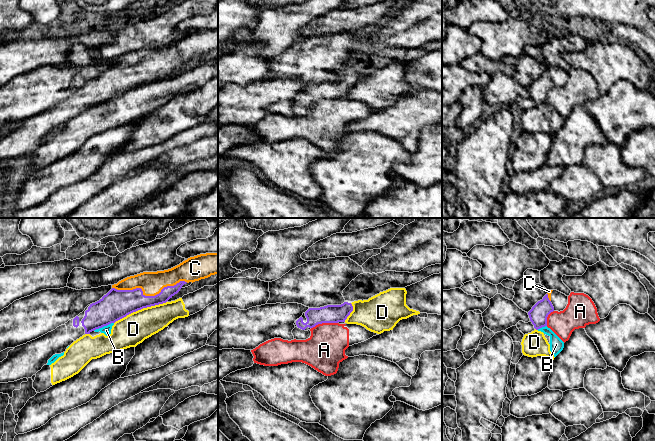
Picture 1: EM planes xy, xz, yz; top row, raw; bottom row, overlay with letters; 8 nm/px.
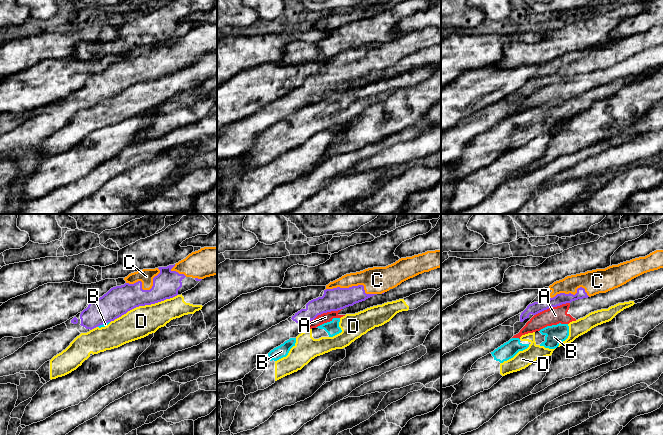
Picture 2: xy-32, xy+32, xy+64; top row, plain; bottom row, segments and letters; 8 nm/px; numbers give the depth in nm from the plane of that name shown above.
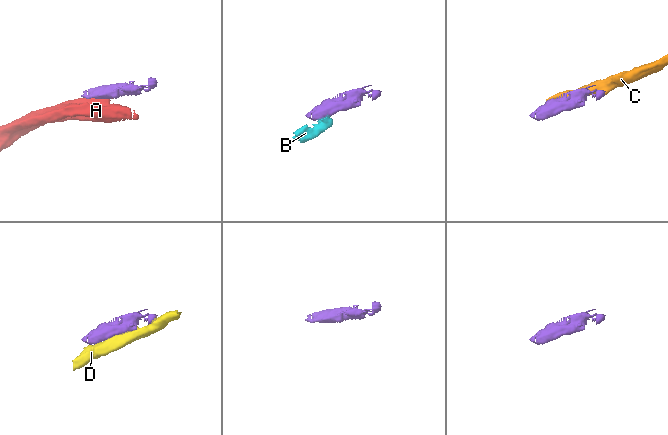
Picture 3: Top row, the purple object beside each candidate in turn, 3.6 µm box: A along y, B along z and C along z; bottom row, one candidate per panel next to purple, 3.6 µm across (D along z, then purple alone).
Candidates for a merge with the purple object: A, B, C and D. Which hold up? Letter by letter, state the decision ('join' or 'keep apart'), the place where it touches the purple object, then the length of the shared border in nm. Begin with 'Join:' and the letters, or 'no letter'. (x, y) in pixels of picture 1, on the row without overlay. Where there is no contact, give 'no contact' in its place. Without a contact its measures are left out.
Join: C
A: keep apart | xz (324, 98) | 220 nm
B: keep apart | xy (103, 102) | 180 nm
C: join | xy (148, 72) | 600 nm
D: keep apart | xy (140, 85) | 460 nm

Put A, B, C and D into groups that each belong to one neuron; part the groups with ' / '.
A / B D / C

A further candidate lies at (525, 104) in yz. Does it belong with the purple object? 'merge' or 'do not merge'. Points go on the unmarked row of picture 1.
merge

